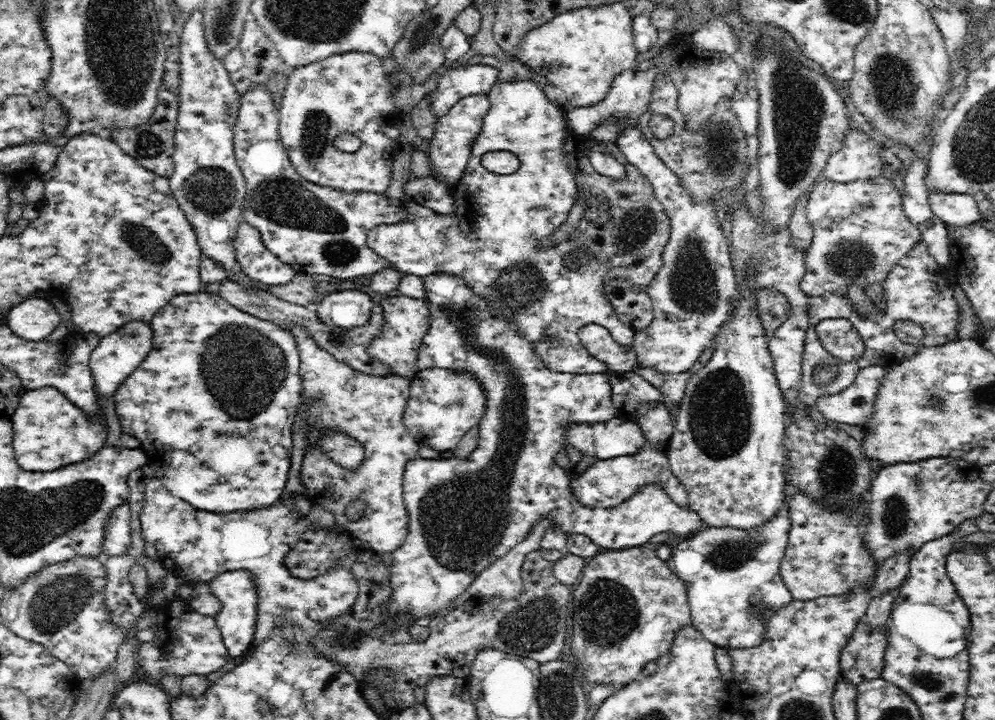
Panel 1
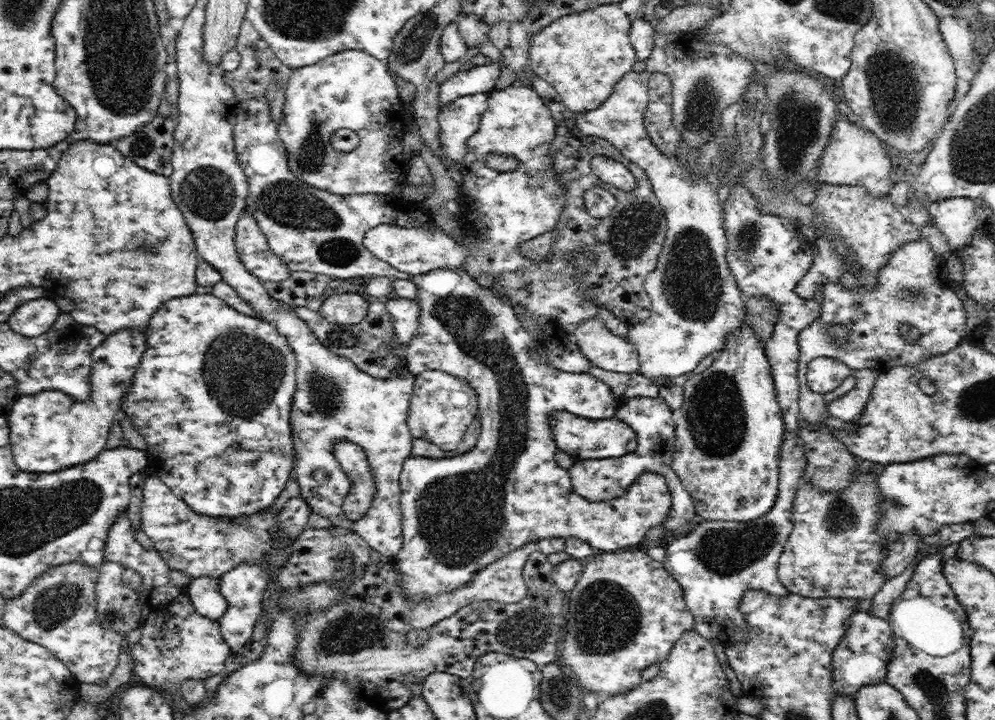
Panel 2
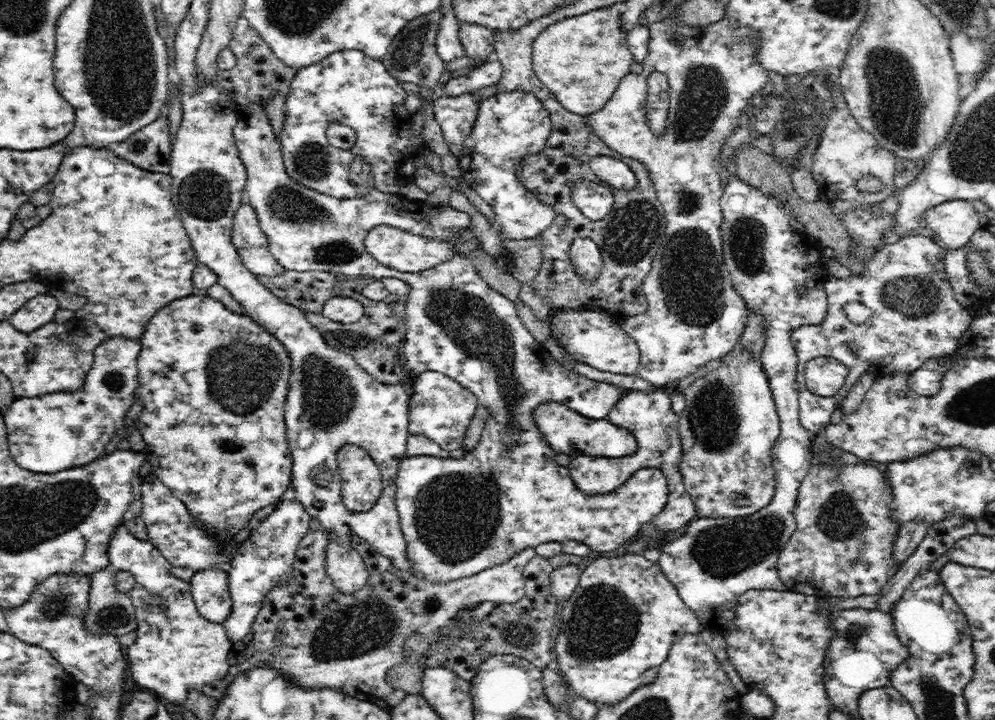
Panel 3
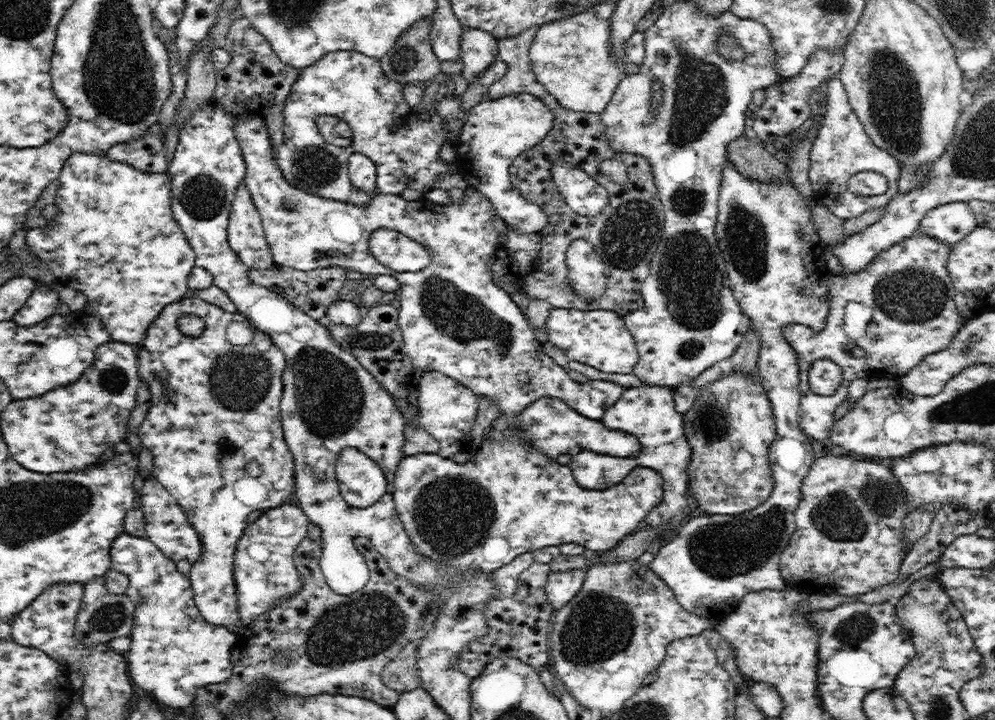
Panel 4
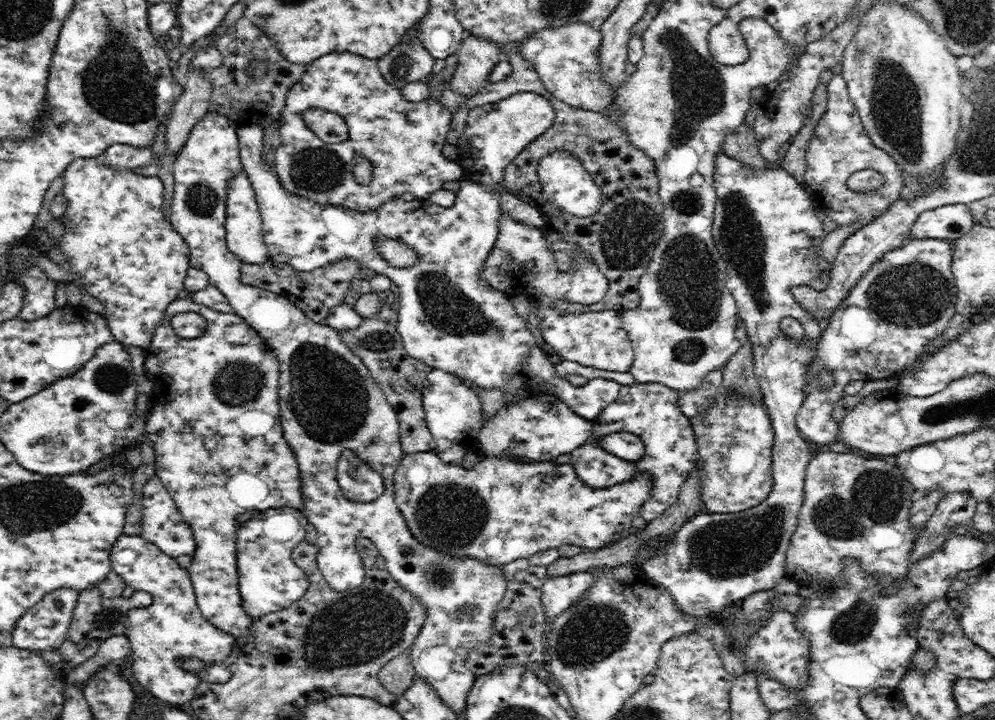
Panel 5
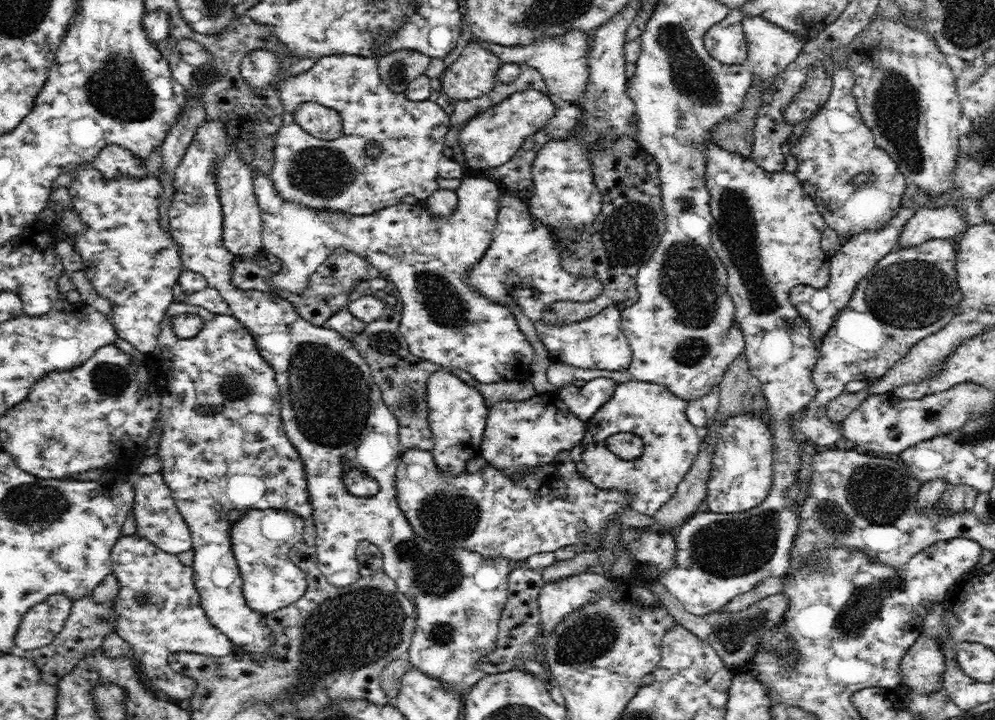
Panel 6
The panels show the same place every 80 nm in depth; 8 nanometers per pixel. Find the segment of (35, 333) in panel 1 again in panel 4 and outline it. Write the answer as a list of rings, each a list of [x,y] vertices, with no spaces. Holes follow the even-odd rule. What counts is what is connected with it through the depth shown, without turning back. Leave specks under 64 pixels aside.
[[[36,281],[34,292],[30,294],[26,304],[13,316],[13,321],[20,326],[34,326],[54,314],[58,301],[56,286]]]

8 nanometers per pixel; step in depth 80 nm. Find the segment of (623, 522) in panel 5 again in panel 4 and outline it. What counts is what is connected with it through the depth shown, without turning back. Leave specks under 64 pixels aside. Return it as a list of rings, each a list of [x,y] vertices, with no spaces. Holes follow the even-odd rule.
[[[244,113],[236,121],[235,135],[246,167],[243,182],[260,214],[274,263],[296,271],[340,267],[366,275],[395,276],[401,291],[398,326],[403,335],[404,351],[412,364],[420,370],[442,372],[477,395],[487,396],[499,404],[498,418],[485,431],[473,459],[461,464],[439,454],[422,452],[405,455],[398,463],[393,501],[402,526],[416,550],[422,556],[432,560],[435,558],[439,564],[447,564],[457,570],[467,568],[491,573],[522,553],[549,546],[576,543],[601,554],[614,548],[624,536],[637,532],[639,522],[645,520],[648,512],[662,502],[664,481],[660,474],[648,467],[636,467],[616,486],[603,491],[588,490],[575,481],[568,464],[558,464],[557,459],[546,456],[546,453],[518,437],[518,414],[522,414],[528,404],[542,396],[563,400],[576,412],[600,421],[604,412],[622,396],[625,388],[605,378],[588,379],[581,383],[574,381],[568,370],[542,352],[542,344],[536,340],[525,313],[511,295],[492,281],[489,261],[500,236],[494,228],[494,217],[498,217],[498,214],[492,202],[471,186],[464,190],[465,197],[456,204],[436,204],[426,197],[408,201],[400,195],[382,193],[374,193],[365,208],[344,201],[327,200],[292,187],[284,179],[276,163],[277,150],[272,147],[268,127],[262,117]],[[378,228],[400,232],[430,249],[433,254],[431,264],[419,272],[395,272],[384,267],[369,252],[370,236]]]

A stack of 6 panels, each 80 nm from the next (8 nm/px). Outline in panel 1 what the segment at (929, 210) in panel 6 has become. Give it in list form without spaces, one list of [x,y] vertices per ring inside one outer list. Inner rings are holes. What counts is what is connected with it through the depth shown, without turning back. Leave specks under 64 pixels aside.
[[[929,192],[929,204],[933,214],[947,226],[948,230],[966,228],[979,223],[979,207],[972,195],[958,193]]]

